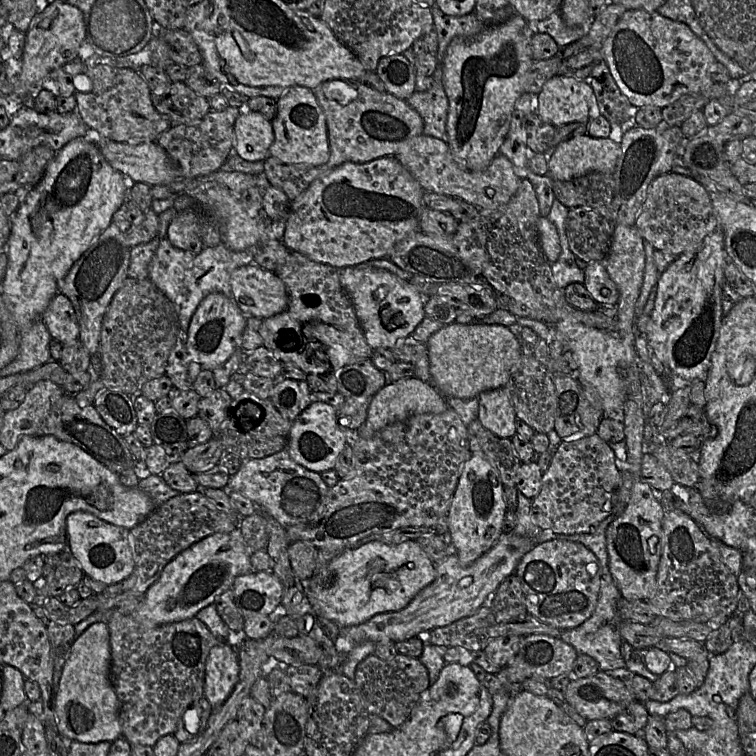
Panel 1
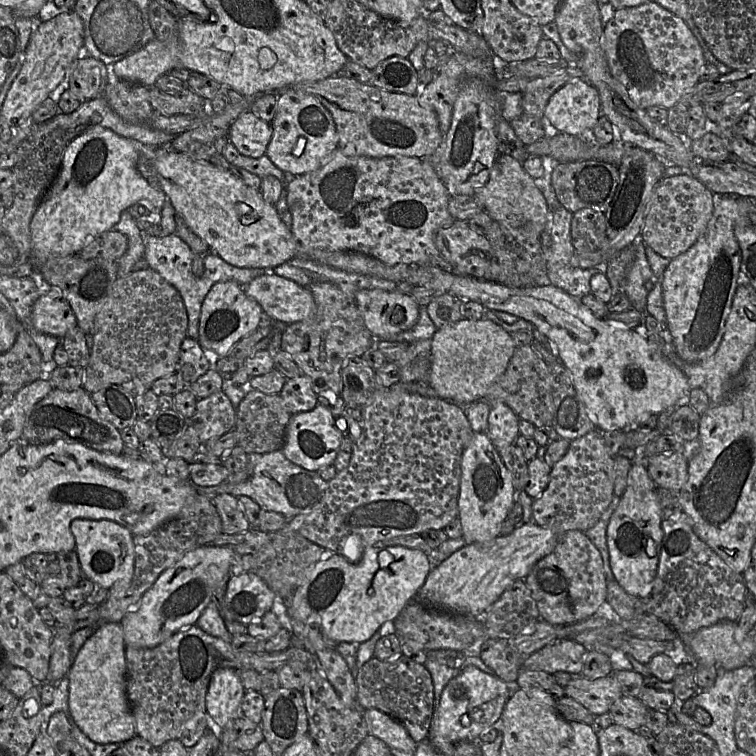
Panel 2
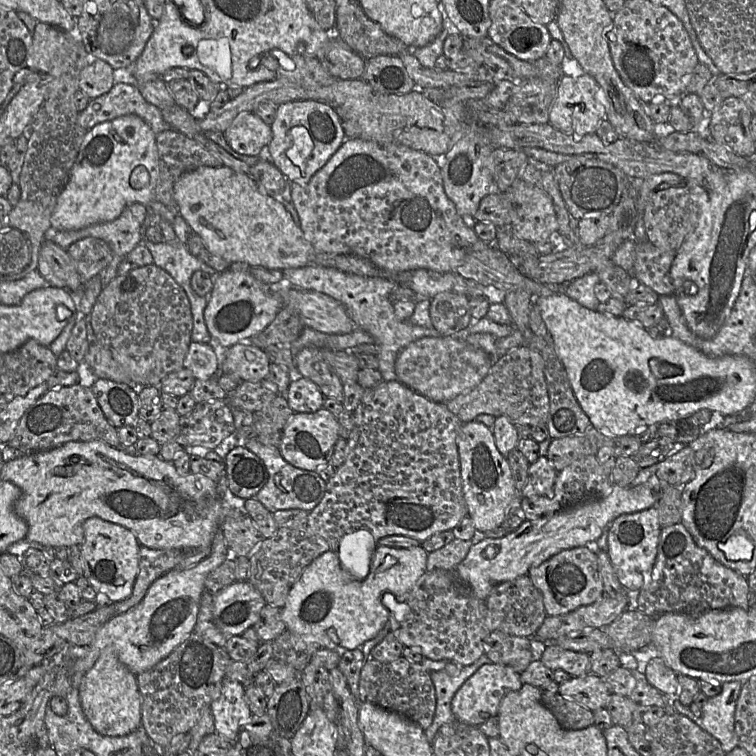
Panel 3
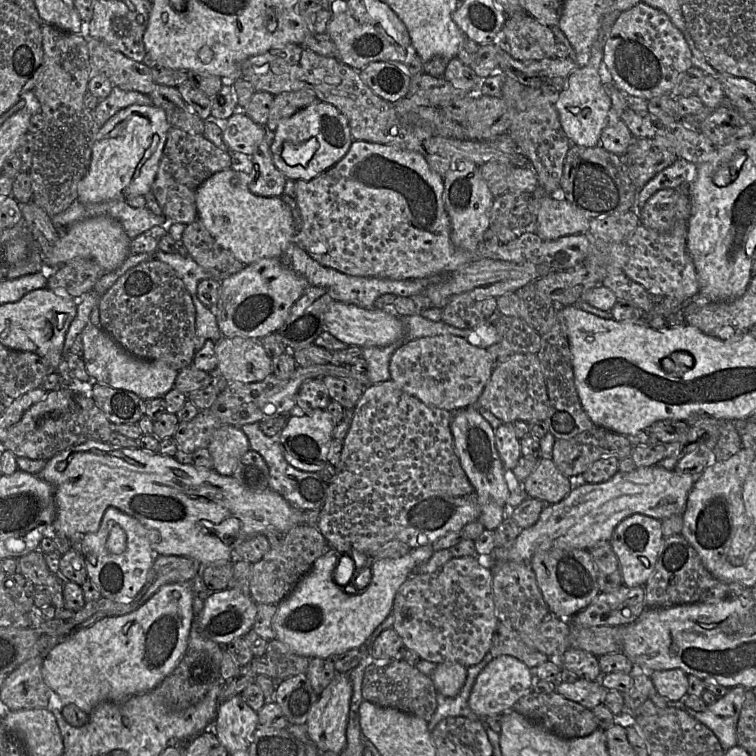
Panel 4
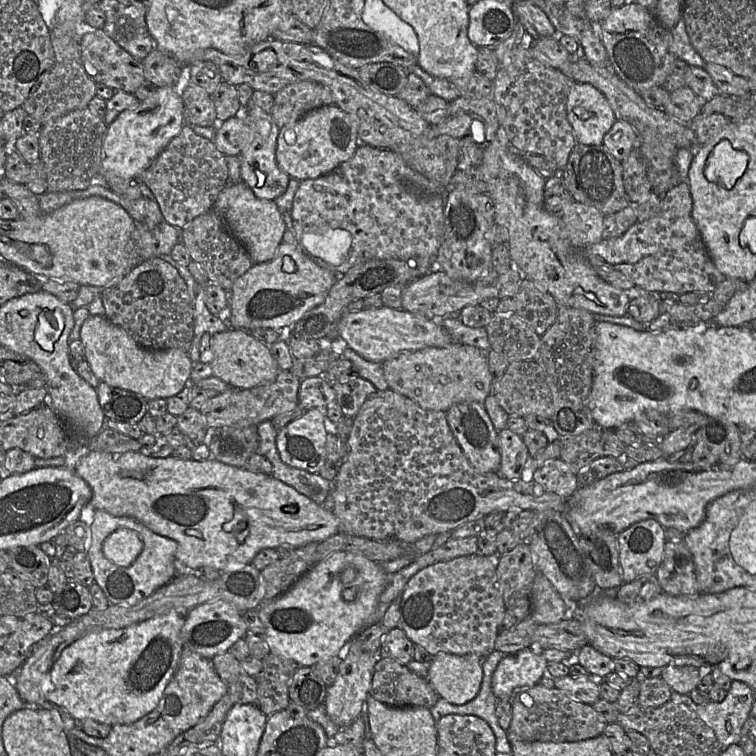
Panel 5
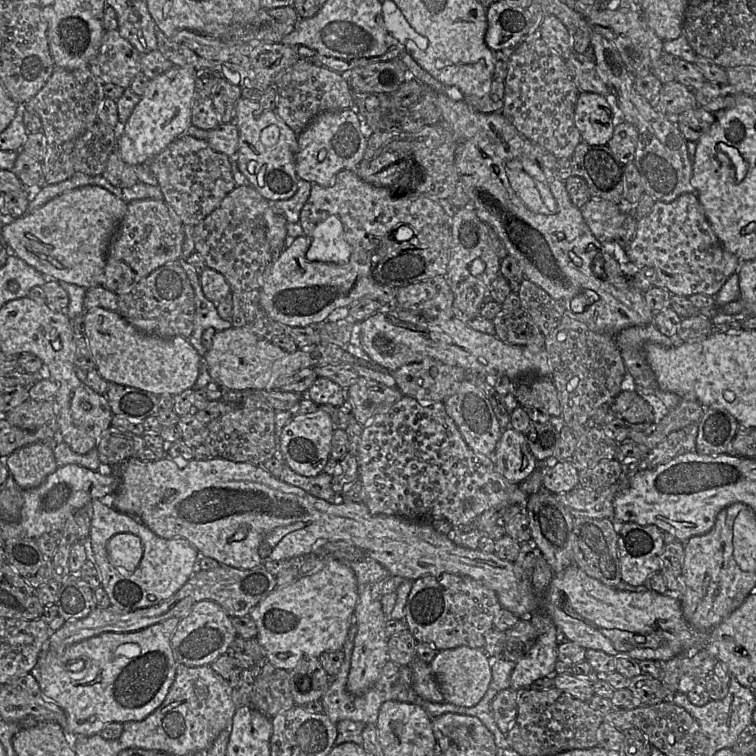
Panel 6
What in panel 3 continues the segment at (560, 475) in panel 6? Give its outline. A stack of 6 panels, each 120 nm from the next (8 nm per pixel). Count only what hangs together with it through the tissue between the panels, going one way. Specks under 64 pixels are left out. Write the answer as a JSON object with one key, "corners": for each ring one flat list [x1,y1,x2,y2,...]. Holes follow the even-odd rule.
{"corners":[[539,456,529,465,527,481,519,493,524,498,551,497,557,473,547,457]]}

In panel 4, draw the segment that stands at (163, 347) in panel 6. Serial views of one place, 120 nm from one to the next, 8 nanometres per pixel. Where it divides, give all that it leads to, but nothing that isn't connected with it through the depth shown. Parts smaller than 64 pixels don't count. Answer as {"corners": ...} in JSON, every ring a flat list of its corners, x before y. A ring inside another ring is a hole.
{"corners":[[89,324,83,329,83,360,88,374,95,382,135,393,143,400,164,397,175,386,178,371,156,360,140,359,122,348,100,326]]}

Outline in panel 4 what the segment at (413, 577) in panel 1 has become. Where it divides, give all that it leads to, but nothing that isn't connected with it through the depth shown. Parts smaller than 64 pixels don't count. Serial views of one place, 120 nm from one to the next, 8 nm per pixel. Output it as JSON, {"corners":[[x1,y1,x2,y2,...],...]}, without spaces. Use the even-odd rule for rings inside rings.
{"corners":[[432,545,411,549,399,558,372,559,371,581,358,594,349,594,333,578,340,554,330,549,318,558,288,596,278,604,272,621,276,638,295,653,311,658,332,658,369,641,373,631,392,612,395,595,414,570,426,563,434,551]]}

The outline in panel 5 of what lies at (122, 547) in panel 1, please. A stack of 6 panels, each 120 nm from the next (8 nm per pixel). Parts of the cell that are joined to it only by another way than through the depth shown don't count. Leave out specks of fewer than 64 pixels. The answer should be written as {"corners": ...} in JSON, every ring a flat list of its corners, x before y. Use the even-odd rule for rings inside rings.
{"corners":[[92,509,90,520,90,543,86,550,96,584,102,589,108,602,118,606,134,606,168,584,178,574,175,568,177,542,156,534,145,525,128,516,114,516,104,510],[128,528,140,537,143,548,136,560,127,567,117,566,108,560,102,550,104,540,115,530]]}

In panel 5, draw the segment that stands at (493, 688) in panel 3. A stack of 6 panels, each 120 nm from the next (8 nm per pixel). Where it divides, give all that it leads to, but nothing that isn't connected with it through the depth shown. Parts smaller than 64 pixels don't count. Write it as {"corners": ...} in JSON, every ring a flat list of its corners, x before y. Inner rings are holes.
{"corners":[[536,648,505,654,492,675,493,694,497,699,510,700,516,688,536,685,546,673,547,664]]}

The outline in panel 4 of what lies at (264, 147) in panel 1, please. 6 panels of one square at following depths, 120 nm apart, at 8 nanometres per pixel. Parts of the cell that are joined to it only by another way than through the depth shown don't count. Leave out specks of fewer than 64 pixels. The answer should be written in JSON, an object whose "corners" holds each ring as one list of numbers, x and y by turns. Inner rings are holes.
{"corners":[[237,110,222,122,223,141,229,150,251,156,259,143,267,137,266,126,255,123,245,110]]}

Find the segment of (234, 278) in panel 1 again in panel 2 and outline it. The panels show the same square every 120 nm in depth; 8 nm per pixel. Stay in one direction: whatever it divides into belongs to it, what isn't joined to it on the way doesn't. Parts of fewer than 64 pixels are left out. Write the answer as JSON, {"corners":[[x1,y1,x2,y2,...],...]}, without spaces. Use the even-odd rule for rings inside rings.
{"corners":[[263,274,246,285,242,285,248,297,261,305,264,312,273,320,292,324,312,318,316,314,316,303,309,288,277,274]]}

